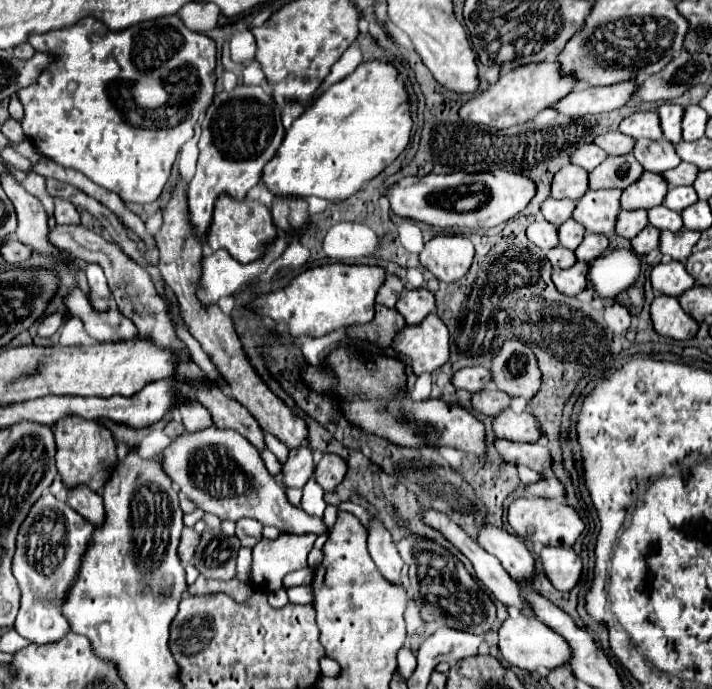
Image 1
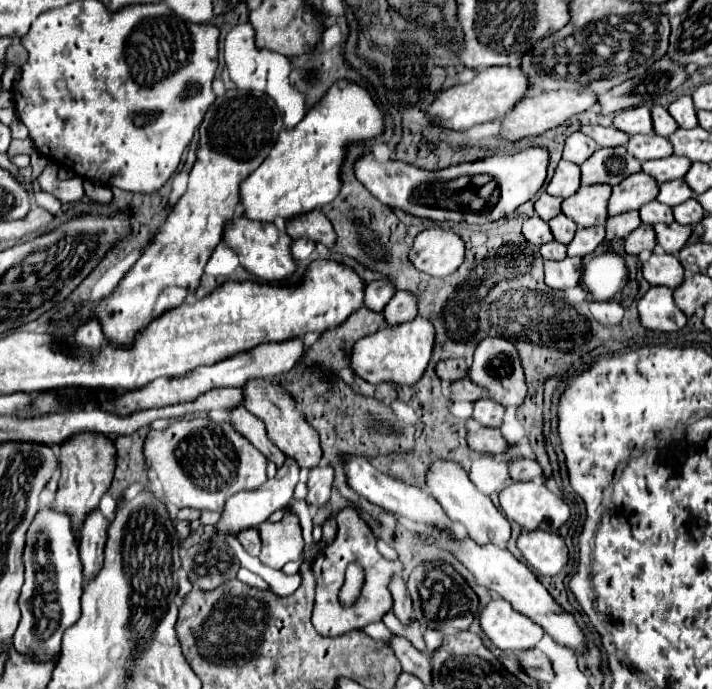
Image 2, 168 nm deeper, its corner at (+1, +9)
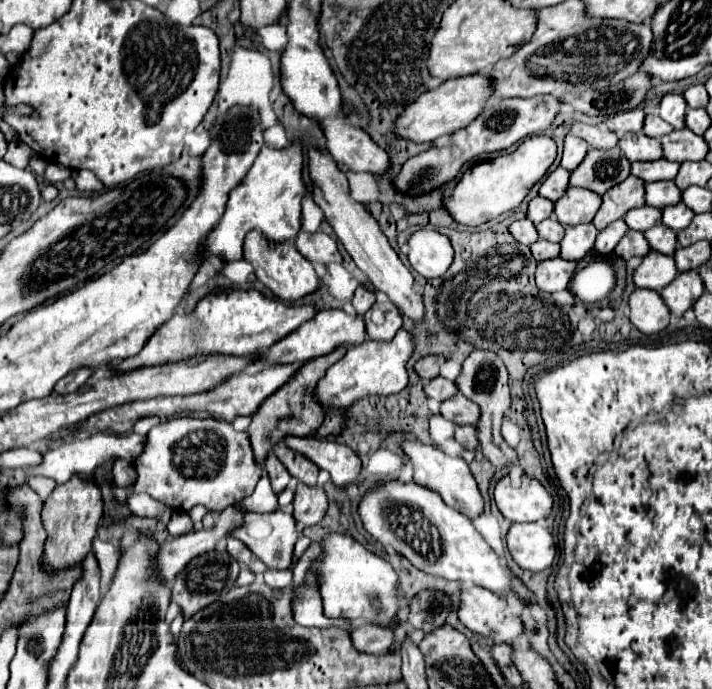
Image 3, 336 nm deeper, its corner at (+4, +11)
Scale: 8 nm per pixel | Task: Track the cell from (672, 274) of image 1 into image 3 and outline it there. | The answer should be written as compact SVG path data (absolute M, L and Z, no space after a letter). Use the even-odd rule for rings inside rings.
M648 252L642 260L642 264L634 272L634 284L638 288L648 290L662 290L666 284L670 284L678 276L678 268L674 264L672 256L660 254L660 252Z

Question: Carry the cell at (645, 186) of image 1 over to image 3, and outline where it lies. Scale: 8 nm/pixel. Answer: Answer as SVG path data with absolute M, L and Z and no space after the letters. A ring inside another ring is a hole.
M628 176L622 184L616 184L602 196L602 206L592 220L598 230L604 230L610 222L622 218L628 210L644 206L644 182L636 176Z

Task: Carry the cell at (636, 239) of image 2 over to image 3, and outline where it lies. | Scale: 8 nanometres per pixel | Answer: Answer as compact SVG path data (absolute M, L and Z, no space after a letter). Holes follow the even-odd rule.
M628 230L614 250L614 254L618 254L624 260L630 260L632 256L644 256L648 252L650 252L650 244L646 244L644 232L638 230Z

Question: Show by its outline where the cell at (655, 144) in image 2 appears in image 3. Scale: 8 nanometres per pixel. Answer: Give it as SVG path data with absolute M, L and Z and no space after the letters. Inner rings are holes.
M634 132L634 134L624 134L618 142L622 148L624 156L630 162L636 160L660 160L662 158L662 144L656 138L644 136L644 132Z

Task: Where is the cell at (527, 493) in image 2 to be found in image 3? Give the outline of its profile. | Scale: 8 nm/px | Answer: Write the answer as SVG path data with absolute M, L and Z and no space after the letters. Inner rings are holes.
M526 474L520 478L520 486L514 486L510 476L500 478L494 488L494 500L510 522L536 522L552 512L552 496L536 478Z

